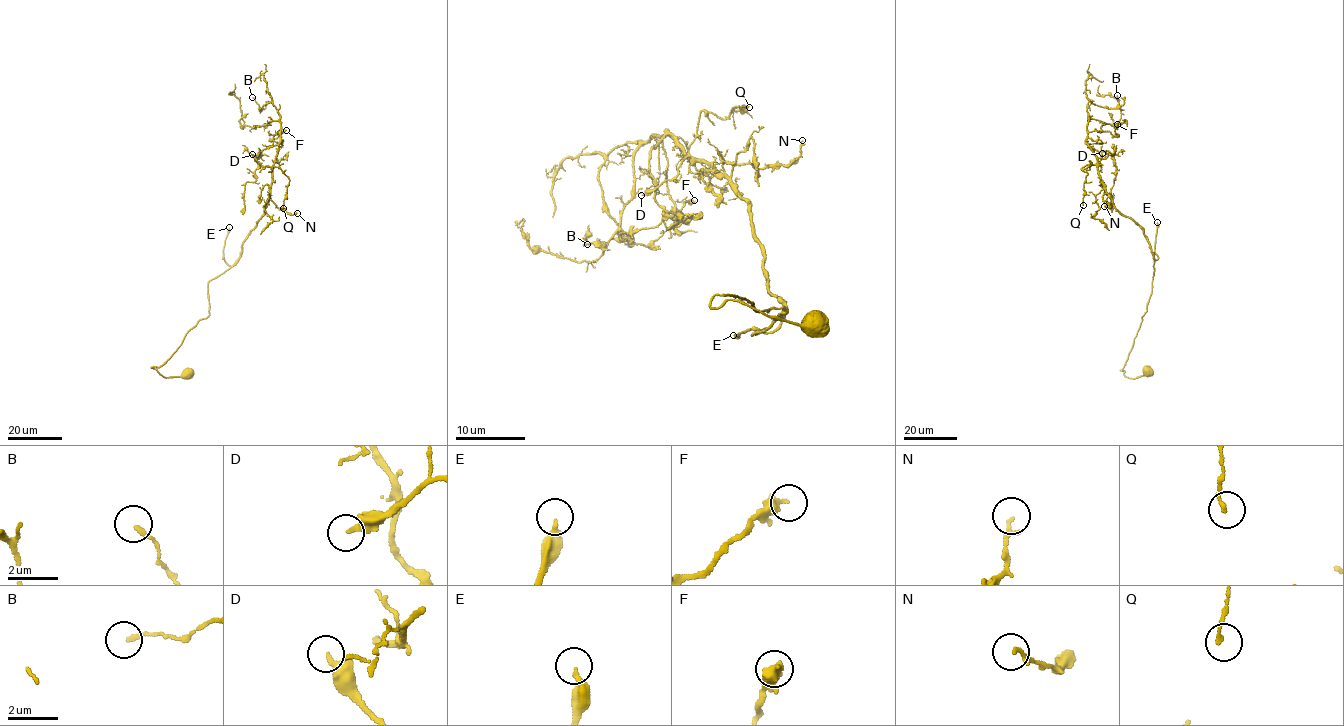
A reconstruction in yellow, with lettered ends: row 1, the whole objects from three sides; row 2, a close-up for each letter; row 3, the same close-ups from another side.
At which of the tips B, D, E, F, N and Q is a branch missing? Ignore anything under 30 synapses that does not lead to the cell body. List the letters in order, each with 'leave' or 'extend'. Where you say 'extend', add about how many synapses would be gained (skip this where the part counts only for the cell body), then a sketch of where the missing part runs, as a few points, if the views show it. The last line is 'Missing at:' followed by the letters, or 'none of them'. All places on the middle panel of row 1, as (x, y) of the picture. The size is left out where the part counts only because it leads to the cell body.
B: leave
D: leave
E: extend | 180 syn | (733, 335), (716, 342), (735, 337), (745, 306), (715, 228), (667, 184), (606, 238), (516, 215), (466, 257)
F: leave
N: leave
Q: leave
Missing at: E

